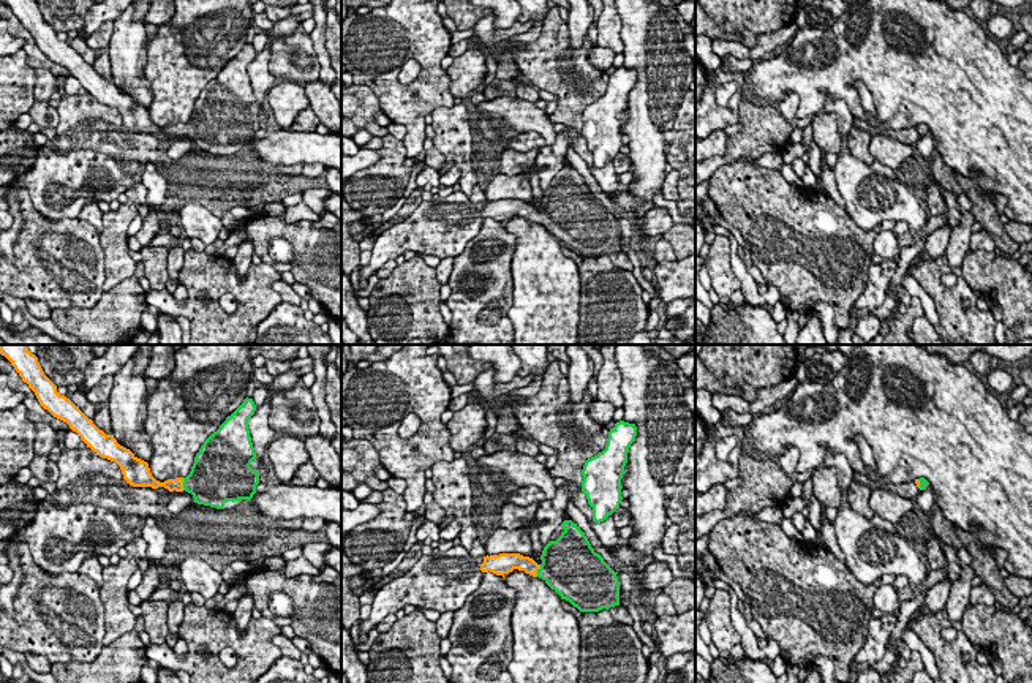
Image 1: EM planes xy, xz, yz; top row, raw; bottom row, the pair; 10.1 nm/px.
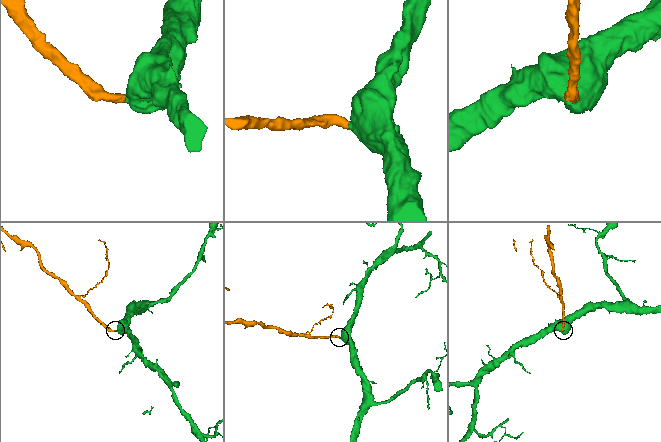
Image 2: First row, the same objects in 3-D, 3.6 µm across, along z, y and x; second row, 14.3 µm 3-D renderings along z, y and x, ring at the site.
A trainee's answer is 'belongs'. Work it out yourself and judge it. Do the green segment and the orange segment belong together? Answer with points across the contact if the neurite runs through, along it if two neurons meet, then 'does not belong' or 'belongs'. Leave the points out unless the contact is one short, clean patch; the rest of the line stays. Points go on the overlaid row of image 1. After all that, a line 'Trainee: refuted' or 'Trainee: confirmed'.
way xz (561, 568), (558, 571), (538, 571), (516, 562); belongs
Trainee: confirmed

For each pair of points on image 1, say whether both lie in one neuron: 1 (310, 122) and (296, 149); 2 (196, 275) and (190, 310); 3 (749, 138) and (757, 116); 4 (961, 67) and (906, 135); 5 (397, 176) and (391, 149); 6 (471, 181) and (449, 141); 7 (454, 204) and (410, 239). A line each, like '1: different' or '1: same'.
1: different
2: same
3: same
4: different
5: same
6: same
7: same

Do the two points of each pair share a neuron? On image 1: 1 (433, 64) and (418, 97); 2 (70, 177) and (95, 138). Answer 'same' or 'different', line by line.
1: same
2: same

